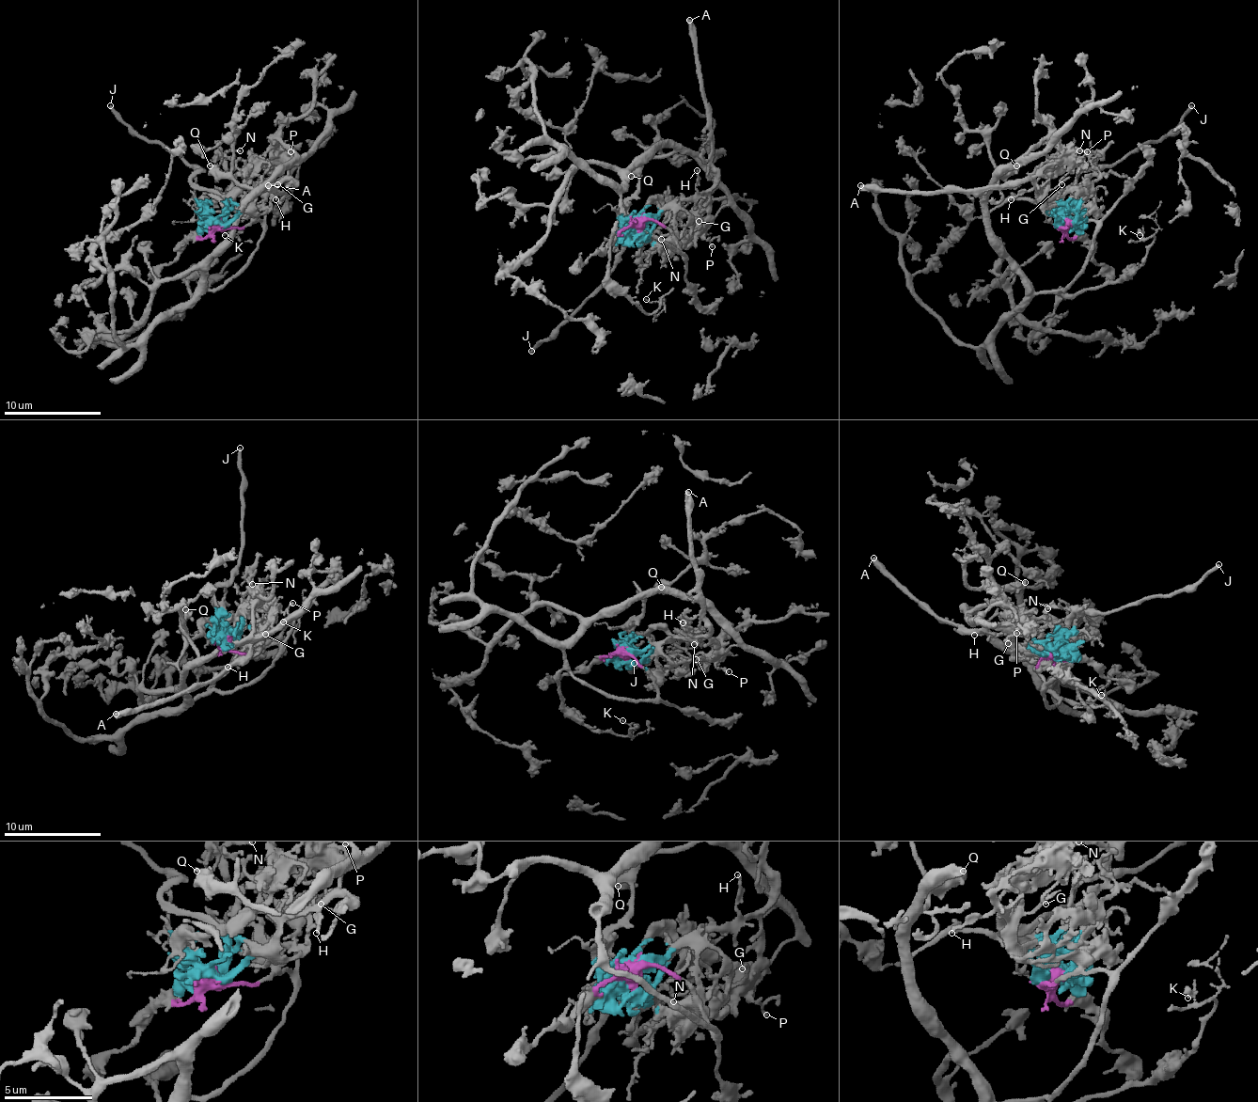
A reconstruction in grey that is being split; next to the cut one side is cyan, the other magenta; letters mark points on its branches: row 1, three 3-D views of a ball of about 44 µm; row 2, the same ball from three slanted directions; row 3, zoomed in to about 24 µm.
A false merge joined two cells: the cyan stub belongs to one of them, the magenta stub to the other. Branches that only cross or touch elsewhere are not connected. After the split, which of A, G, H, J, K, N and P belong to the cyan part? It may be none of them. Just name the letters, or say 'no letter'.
A, G, H, J, N, P

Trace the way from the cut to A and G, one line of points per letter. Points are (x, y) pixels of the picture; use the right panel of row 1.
A: (1063, 221), (1061, 224), (1031, 182), (1025, 180), (933, 192), (870, 190), (859, 184)
G: (1063, 221), (1061, 224), (1046, 204), (1049, 175), (1068, 161), (1071, 170), (1061, 184)

